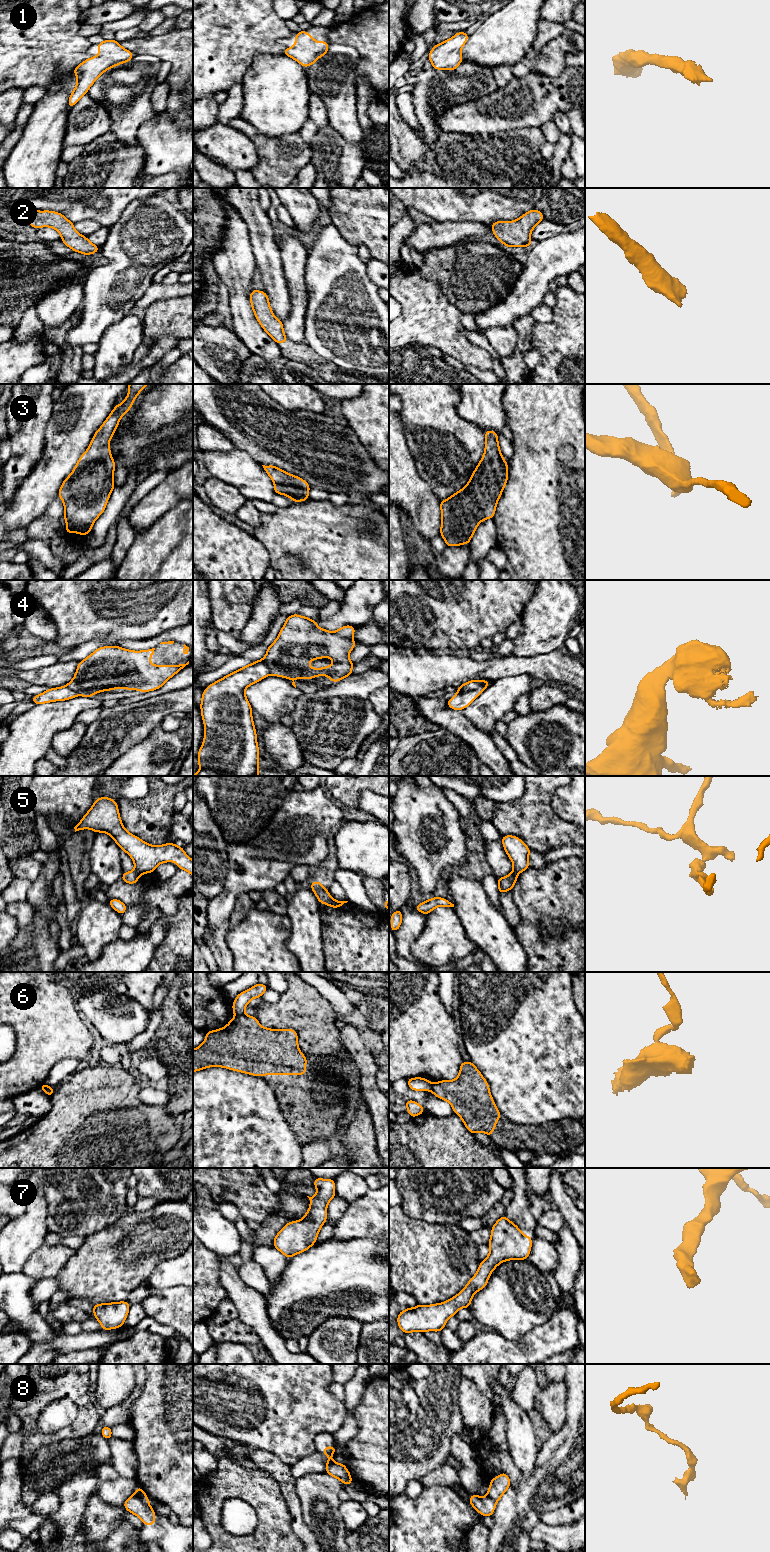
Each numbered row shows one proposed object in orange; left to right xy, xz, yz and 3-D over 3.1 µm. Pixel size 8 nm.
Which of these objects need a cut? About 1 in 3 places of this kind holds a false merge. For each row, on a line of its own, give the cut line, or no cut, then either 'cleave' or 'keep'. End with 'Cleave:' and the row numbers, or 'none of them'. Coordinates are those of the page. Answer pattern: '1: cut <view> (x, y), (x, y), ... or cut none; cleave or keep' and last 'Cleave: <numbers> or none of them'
1: cut none; keep
2: cut none; keep
3: cut none; keep
4: cut yz (486, 685), (459, 692); cleave
5: cut xy (134, 870), (139, 875); cleave
6: cut xz (243, 1013), (236, 1016); cleave
7: cut none; keep
8: cut xy (133, 1495), (147, 1501); cleave
Cleave: 4, 5, 6, 8

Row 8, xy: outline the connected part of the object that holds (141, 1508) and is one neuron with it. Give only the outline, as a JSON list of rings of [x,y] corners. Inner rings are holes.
[[[133,1495],[124,1502],[123,1507],[139,1517],[143,1524],[154,1526],[156,1513],[148,1501]]]

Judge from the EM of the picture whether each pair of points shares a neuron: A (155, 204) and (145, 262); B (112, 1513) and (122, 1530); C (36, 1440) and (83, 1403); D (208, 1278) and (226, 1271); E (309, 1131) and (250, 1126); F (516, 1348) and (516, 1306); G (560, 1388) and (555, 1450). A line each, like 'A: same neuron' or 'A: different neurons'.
A: same neuron
B: different neurons
C: same neuron
D: different neurons
E: different neurons
F: different neurons
G: different neurons

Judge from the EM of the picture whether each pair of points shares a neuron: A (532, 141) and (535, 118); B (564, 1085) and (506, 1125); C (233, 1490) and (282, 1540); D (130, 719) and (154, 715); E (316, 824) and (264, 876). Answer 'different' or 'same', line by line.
A: different
B: different
C: same
D: same
E: same

